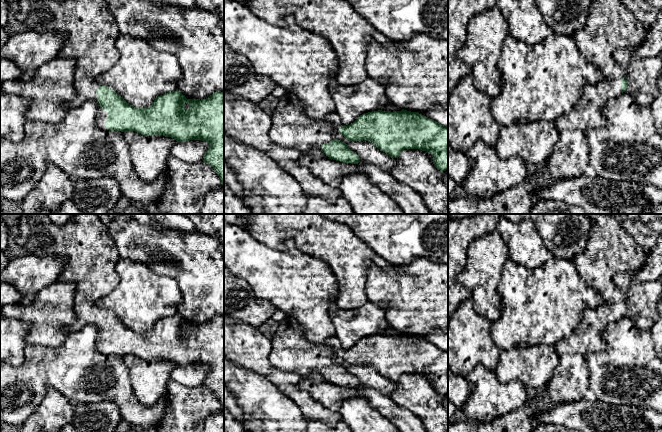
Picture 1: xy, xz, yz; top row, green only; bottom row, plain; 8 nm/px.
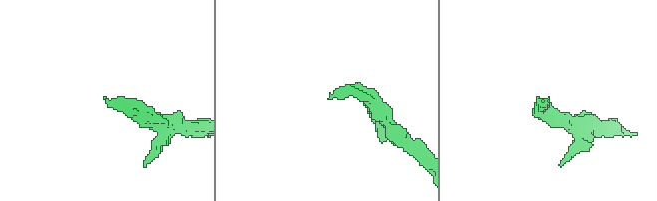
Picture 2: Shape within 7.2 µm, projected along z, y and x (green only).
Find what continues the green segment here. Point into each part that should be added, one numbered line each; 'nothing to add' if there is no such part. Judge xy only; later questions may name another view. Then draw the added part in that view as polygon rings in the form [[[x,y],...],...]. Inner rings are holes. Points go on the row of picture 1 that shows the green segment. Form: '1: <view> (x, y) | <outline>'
1: xy (91, 31) | [[[18,0],[19,17],[28,27],[28,30],[37,32],[58,32],[66,36],[62,50],[57,57],[74,58],[76,60],[74,71],[75,99],[61,106],[66,111],[79,107],[87,101],[97,103],[97,89],[105,86],[96,80],[96,77],[107,71],[117,62],[120,53],[116,48],[116,40],[120,35],[118,25],[108,8],[105,0]],[[99,104],[97,125],[107,130],[105,120],[108,111],[103,110]]]

